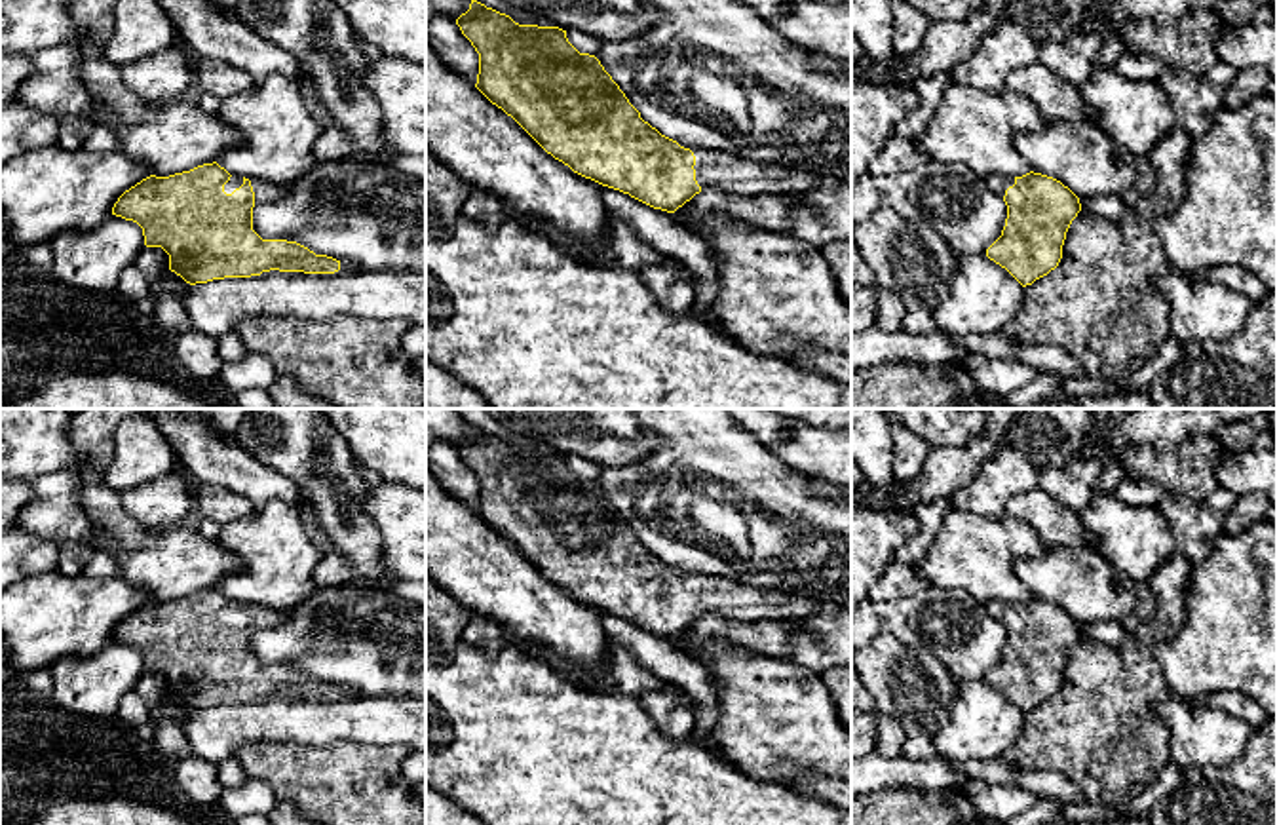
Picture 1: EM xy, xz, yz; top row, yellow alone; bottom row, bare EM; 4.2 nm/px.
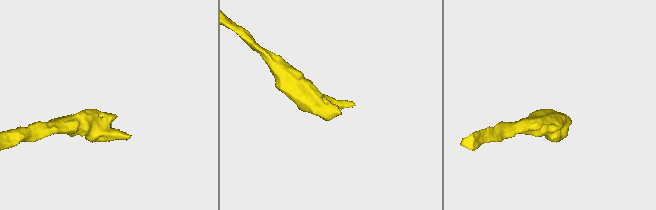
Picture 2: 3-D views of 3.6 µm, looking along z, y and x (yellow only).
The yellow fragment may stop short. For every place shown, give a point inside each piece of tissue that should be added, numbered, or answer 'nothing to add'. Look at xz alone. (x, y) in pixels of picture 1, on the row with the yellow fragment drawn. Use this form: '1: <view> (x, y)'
1: xz (715, 170)

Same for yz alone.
1: yz (998, 183)

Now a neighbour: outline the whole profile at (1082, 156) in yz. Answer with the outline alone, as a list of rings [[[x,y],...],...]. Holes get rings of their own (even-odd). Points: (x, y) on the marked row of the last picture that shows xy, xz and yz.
[[[1051,120],[1041,131],[1019,131],[1015,146],[1030,171],[1060,181],[1079,200],[1123,196],[1134,184],[1136,158],[1083,120]]]

